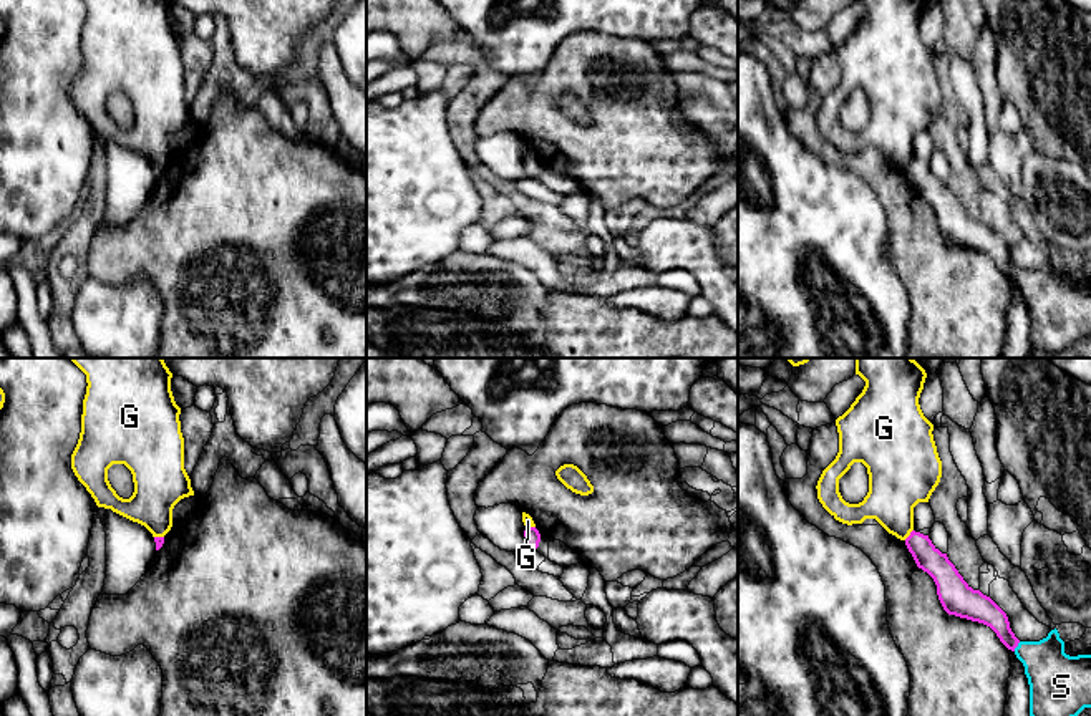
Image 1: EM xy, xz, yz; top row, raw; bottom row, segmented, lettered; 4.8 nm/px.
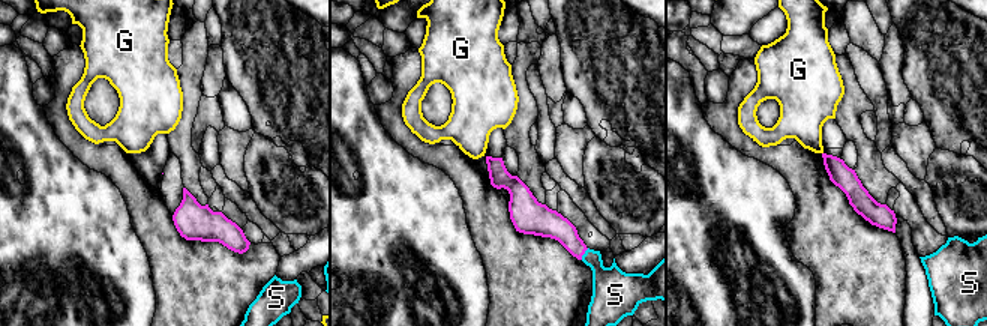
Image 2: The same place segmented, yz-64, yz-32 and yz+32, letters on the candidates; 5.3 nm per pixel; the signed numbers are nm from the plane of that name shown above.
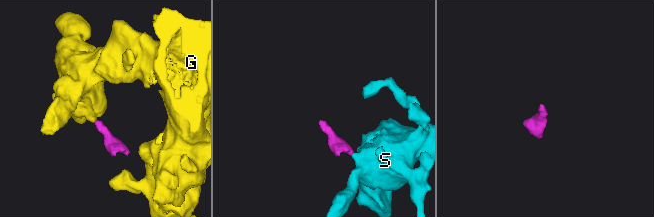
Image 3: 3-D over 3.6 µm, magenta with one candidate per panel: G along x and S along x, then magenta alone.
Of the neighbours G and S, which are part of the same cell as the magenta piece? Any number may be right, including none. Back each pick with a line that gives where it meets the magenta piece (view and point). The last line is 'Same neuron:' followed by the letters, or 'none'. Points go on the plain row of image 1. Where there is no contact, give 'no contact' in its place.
S: contact yz (1017, 274)
Same neuron: S

